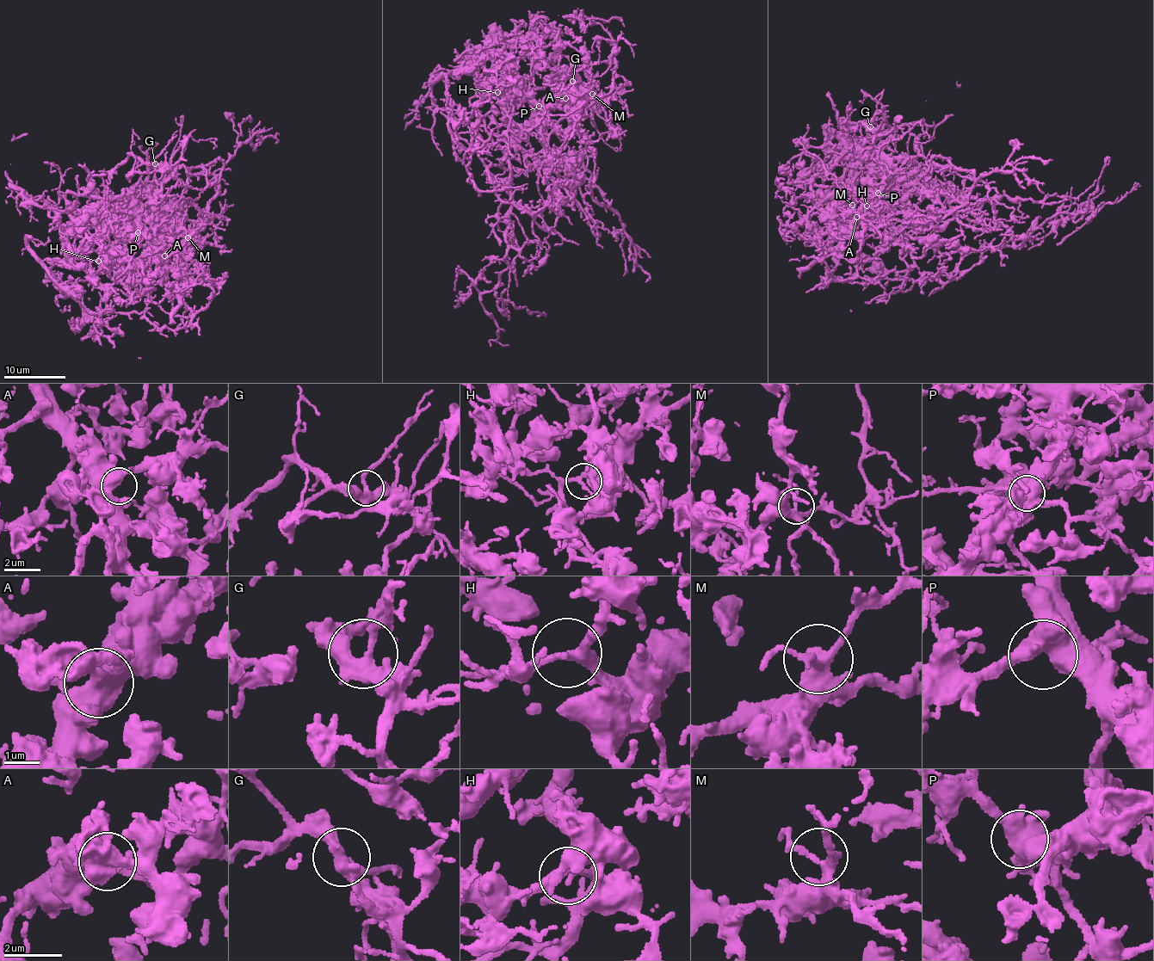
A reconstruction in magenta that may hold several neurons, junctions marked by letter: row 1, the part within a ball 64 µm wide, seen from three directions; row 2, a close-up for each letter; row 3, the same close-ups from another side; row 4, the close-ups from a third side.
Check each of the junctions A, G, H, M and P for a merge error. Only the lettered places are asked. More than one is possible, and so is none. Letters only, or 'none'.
none

